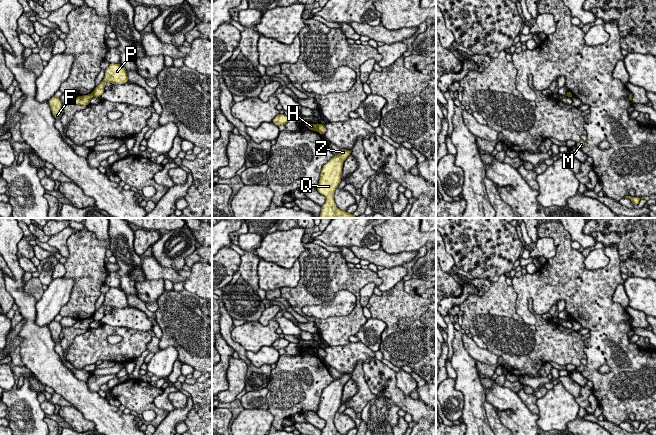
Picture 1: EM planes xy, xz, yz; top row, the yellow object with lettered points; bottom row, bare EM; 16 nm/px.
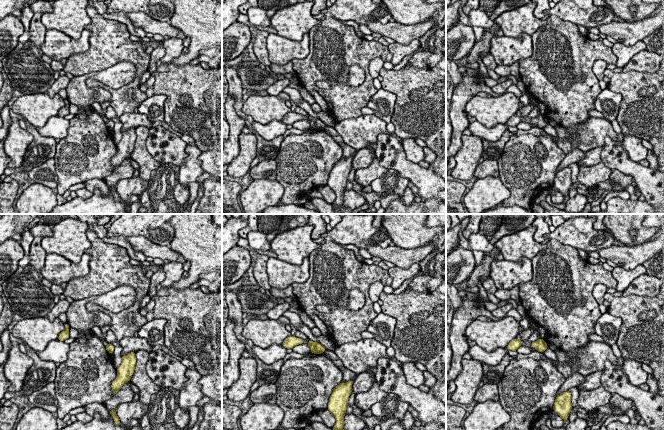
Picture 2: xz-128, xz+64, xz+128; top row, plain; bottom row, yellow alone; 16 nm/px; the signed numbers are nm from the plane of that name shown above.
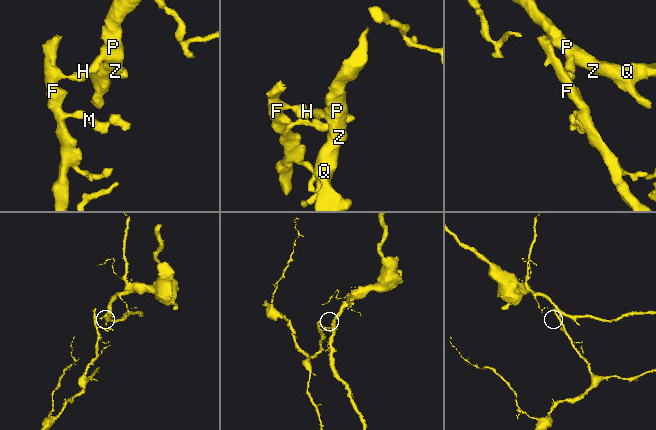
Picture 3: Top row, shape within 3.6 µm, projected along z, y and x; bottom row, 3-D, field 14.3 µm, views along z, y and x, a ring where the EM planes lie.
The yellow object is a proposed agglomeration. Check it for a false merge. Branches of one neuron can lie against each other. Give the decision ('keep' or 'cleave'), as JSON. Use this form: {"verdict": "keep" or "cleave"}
{"verdict": "cleave"}

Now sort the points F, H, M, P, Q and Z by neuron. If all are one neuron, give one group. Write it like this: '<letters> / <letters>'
F H M / P Q Z

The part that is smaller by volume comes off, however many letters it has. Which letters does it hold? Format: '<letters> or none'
F, H, M

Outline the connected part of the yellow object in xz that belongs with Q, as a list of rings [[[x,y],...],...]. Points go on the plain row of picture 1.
[[[340,373],[338,379],[334,379],[322,392],[318,416],[326,421],[321,435],[344,435],[340,434],[334,424],[334,416],[341,406],[343,387],[351,378],[351,374]]]

